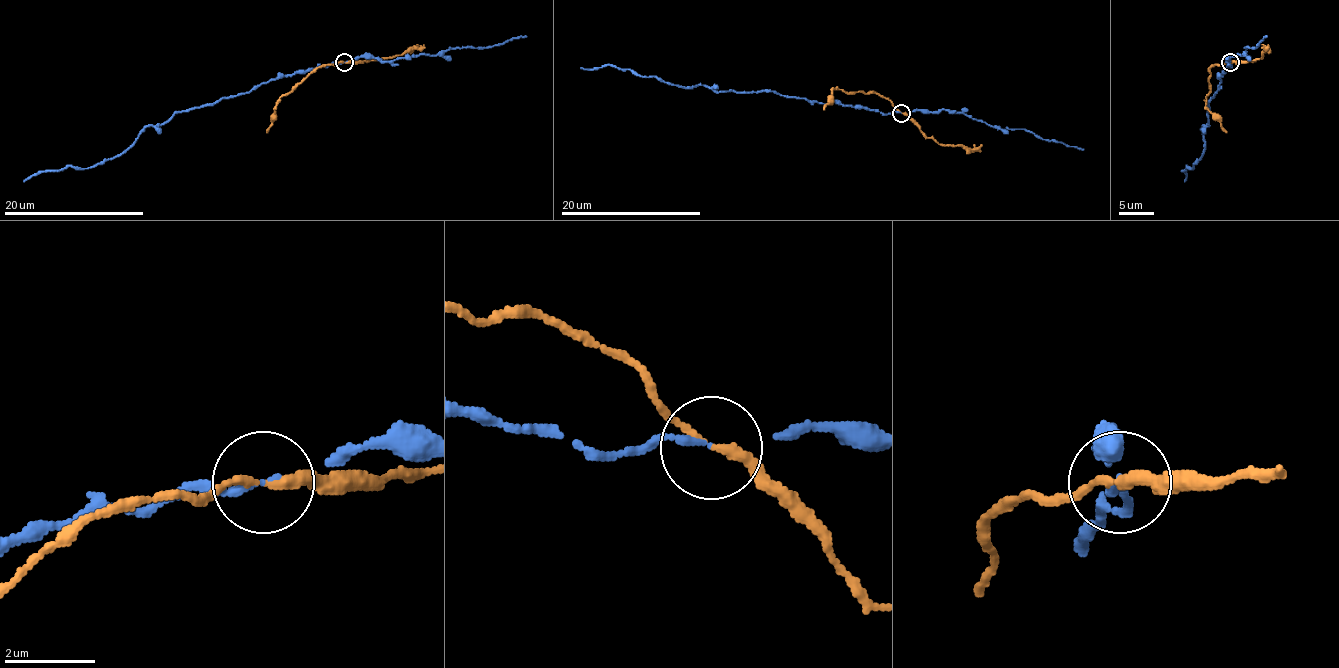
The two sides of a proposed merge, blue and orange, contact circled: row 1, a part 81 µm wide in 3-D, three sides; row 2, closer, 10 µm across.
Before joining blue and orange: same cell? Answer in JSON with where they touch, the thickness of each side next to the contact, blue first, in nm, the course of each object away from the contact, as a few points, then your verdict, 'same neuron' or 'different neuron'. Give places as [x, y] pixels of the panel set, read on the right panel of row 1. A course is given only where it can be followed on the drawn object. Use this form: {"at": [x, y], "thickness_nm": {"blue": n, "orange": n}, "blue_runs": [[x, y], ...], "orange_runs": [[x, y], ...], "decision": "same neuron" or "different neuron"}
{"at": [1230, 62], "thickness_nm": {"blue": 110, "orange": 190}, "blue_runs": [[1230, 61], [1207, 104], [1202, 155], [1193, 169], [1186, 165], [1181, 170], [1185, 181]], "orange_runs": [[1230, 61], [1216, 63], [1209, 69], [1209, 91], [1206, 95], [1207, 109], [1227, 132]], "decision": "different neuron"}

